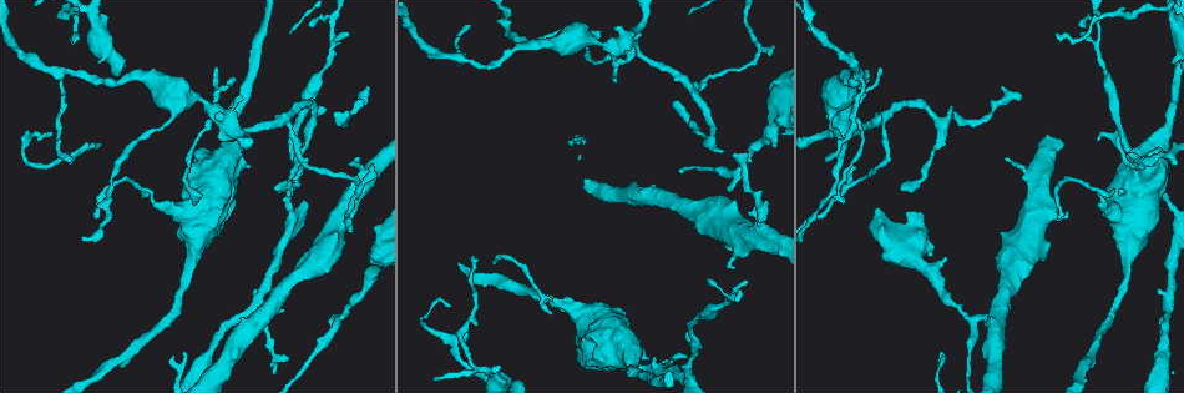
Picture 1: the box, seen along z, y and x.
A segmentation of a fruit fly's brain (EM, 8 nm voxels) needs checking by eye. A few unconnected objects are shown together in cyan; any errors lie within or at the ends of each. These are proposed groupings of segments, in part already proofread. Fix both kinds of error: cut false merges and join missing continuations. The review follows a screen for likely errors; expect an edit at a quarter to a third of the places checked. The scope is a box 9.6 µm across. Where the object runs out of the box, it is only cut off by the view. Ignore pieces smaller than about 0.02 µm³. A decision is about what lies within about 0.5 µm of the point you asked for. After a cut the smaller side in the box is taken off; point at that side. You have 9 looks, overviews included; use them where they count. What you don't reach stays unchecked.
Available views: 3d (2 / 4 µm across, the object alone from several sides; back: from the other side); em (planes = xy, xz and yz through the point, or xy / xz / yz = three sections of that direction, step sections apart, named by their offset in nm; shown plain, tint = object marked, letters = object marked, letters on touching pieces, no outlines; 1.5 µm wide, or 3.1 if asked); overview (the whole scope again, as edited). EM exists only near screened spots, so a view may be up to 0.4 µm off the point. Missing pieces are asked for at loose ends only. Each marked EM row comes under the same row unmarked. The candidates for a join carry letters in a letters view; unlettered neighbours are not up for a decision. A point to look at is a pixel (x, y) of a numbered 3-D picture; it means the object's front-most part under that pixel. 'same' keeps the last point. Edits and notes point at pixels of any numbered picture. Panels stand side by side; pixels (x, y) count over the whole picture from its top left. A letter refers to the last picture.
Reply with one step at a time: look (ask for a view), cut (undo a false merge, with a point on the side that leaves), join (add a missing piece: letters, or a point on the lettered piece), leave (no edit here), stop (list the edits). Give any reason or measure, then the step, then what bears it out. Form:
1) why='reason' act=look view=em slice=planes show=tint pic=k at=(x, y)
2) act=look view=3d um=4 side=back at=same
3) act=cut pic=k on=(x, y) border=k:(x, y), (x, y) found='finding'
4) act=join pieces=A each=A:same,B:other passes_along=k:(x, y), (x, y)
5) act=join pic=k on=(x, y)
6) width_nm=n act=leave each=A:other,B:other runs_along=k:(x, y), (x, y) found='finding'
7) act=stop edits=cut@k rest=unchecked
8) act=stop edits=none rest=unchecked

why='thin end' act=look view=em slice=xz step=8 show=tint pic=1 at=(470, 27)

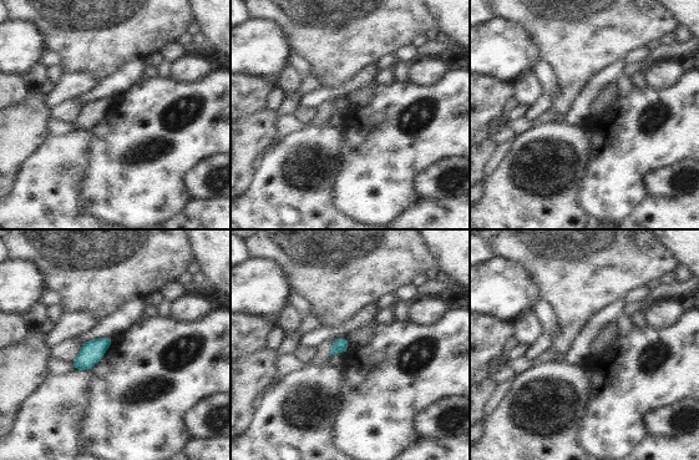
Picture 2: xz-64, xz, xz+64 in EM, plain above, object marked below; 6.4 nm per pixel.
why='another direction' act=look view=em slice=planes show=letters at=same

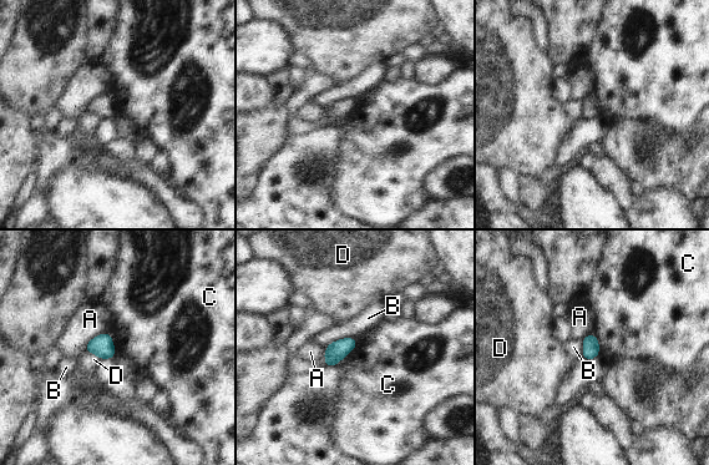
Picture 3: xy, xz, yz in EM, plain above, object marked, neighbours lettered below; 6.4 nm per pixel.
width_nm=110 act=leave each=A:other,B:other,C:other,D:other border=3:(592, 333), (597, 339), (599, 354) found='no lettered piece goes on from it'

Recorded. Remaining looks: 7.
why='side arm on a straight run' act=look view=3d um=4 pic=1 at=(61, 69)

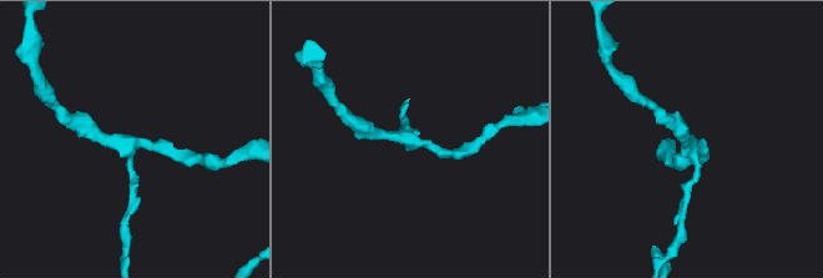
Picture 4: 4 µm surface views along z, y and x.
why='shape alone is not enough' act=look view=em slice=xy step=8 show=letters pic=4 at=(132, 145)

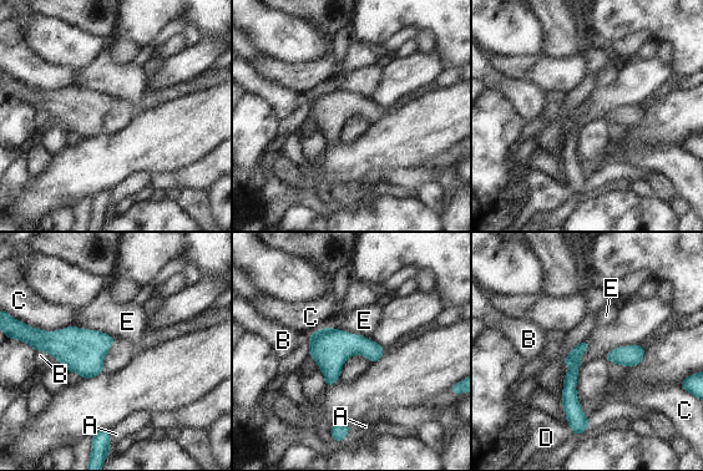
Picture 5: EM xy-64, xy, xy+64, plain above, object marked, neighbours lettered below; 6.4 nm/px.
why='cut it another way' act=look view=em slice=planes show=letters at=same

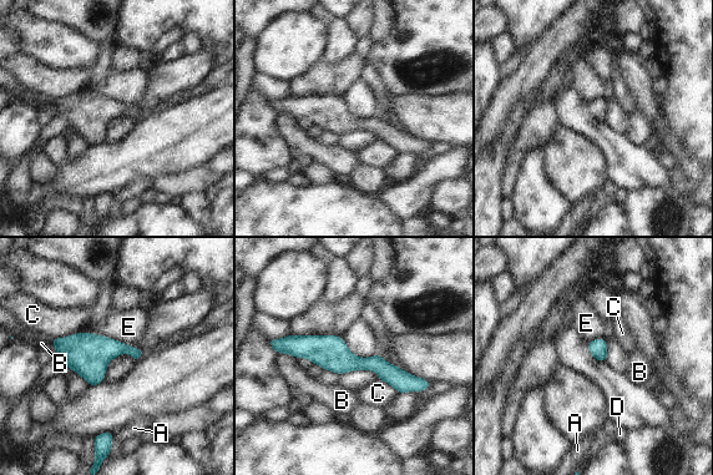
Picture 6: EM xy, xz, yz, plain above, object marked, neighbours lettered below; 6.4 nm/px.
act=leave each=A:other,B:other,C:other,D:other,E:other border=6:(82, 331), (102, 334), (140, 349) found='one cell here'

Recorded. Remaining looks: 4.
act=look view=em slice=xz step=4 show=tint pic=1 at=(72, 35)

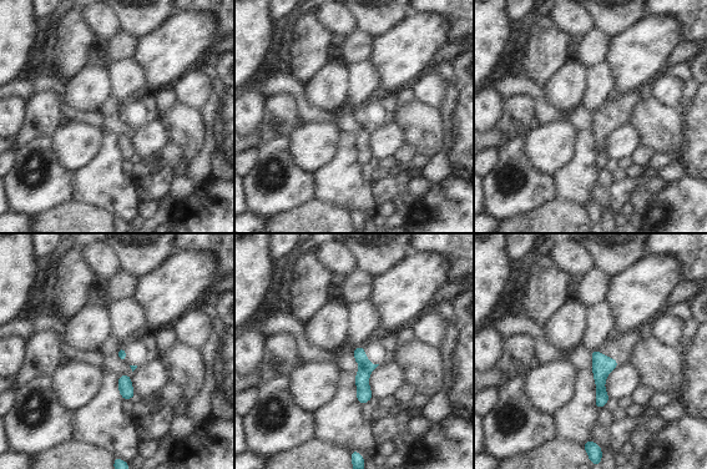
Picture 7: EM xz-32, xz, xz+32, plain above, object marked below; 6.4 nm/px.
why='cut it another way' act=look view=em slice=planes show=letters at=same

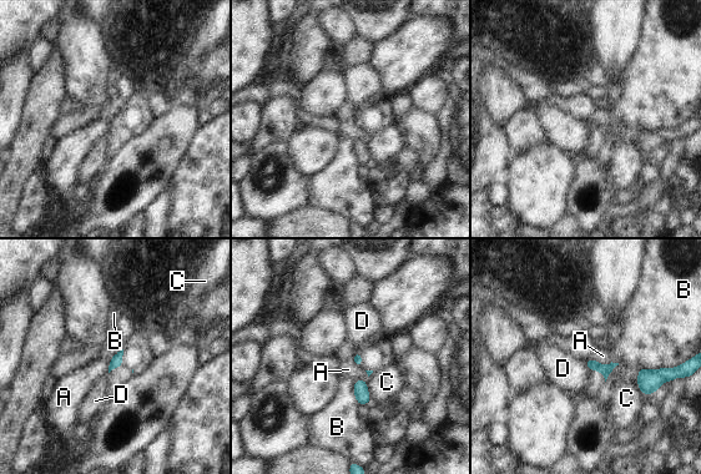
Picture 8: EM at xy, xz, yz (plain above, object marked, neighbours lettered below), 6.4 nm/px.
act=leave each=A:other,B:other,C:other,D:other border=8:(591, 358), (599, 363), (611, 362) found='no lettered piece goes on from it'

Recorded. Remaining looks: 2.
why='thick end' act=look view=em slice=xz step=8 show=tint pic=1 at=(733, 267)

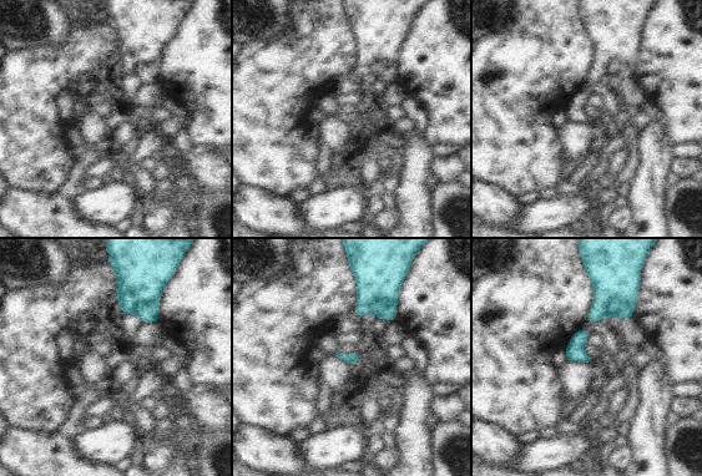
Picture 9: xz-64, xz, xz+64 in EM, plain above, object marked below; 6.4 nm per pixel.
why='another direction' act=look view=em slice=planes show=letters at=same

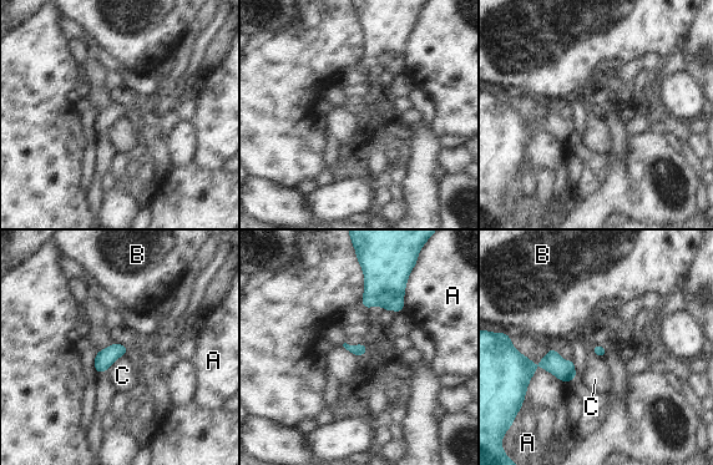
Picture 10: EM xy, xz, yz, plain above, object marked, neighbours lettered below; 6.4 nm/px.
longest_contact=A:220nm act=leave each=A:other,B:other,C:other border=10:(125, 353), (106, 372) found='none of them fits'

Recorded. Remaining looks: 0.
act=stop edits=none rest=unchecked

